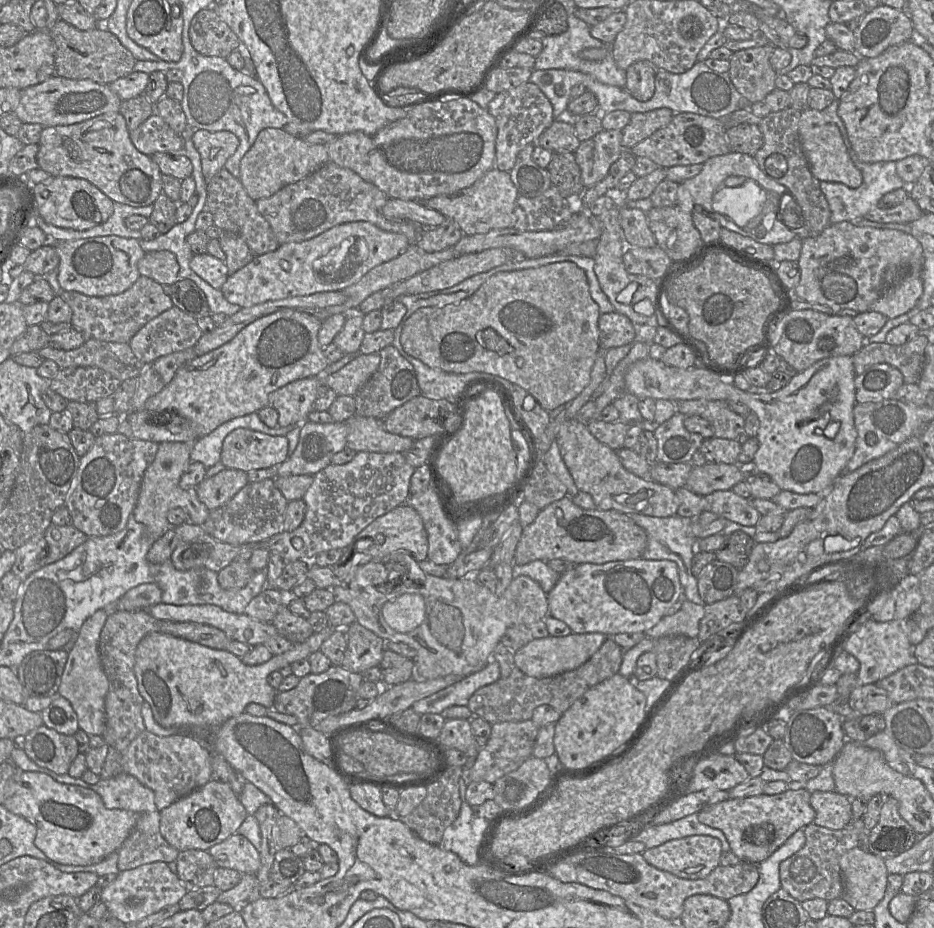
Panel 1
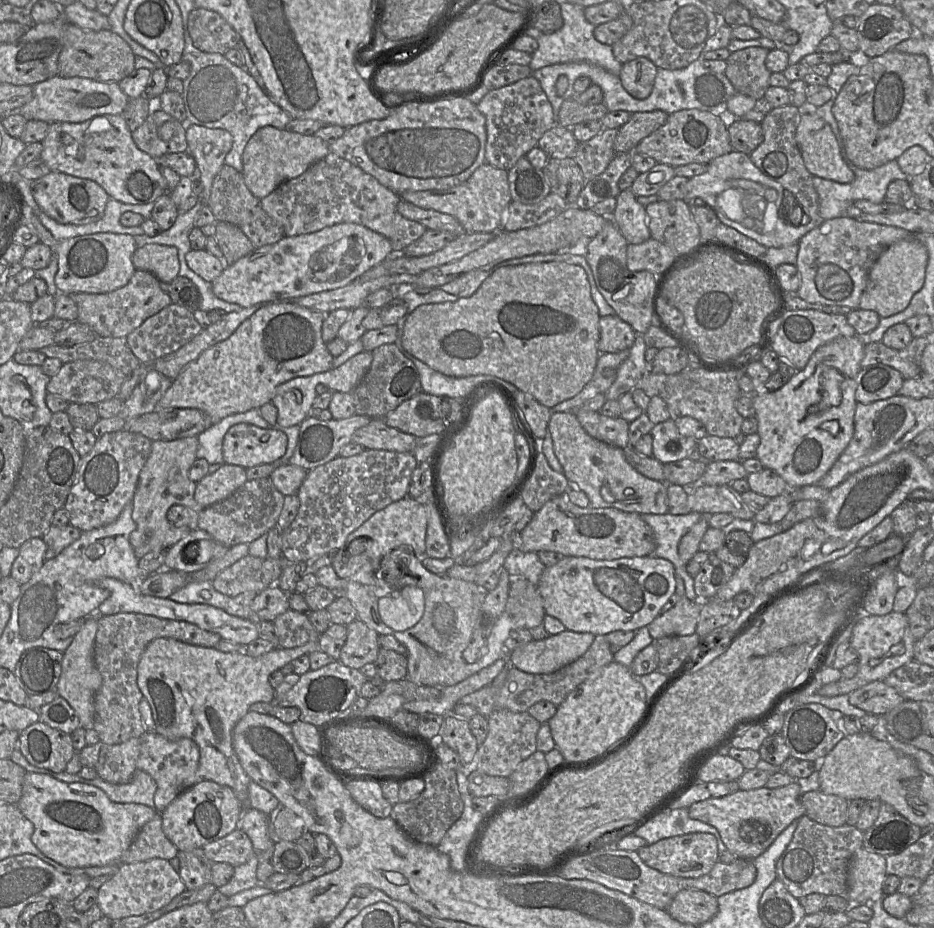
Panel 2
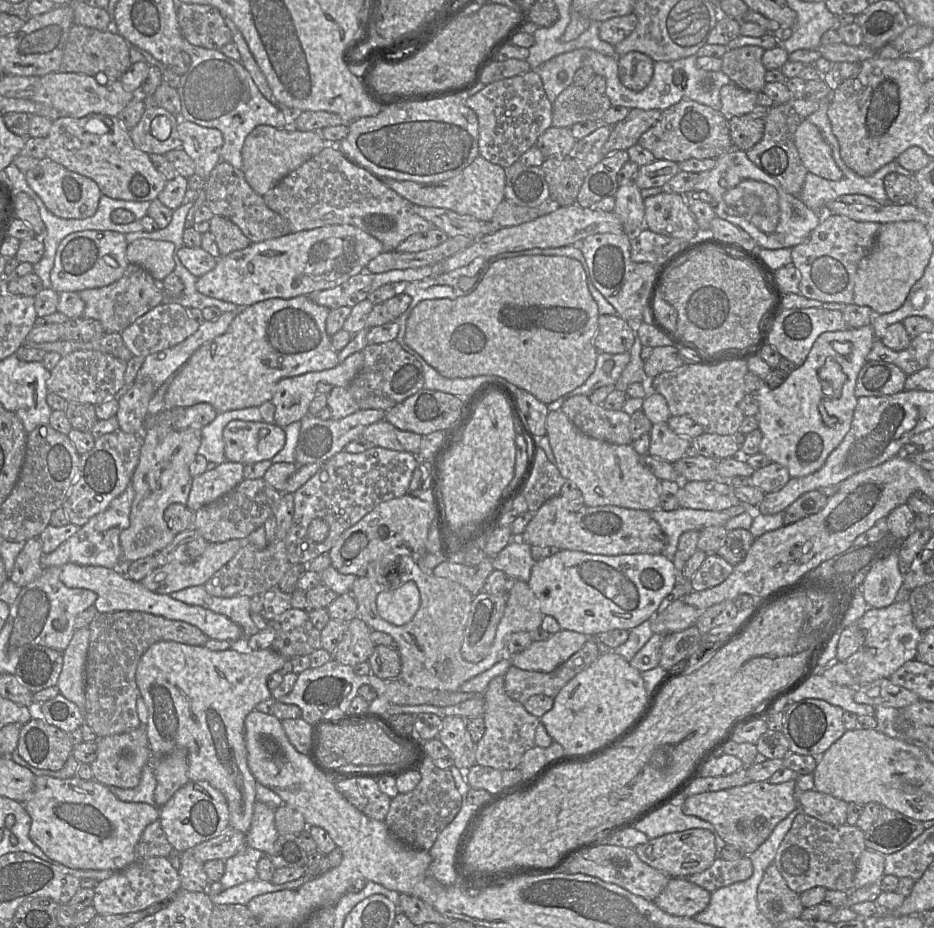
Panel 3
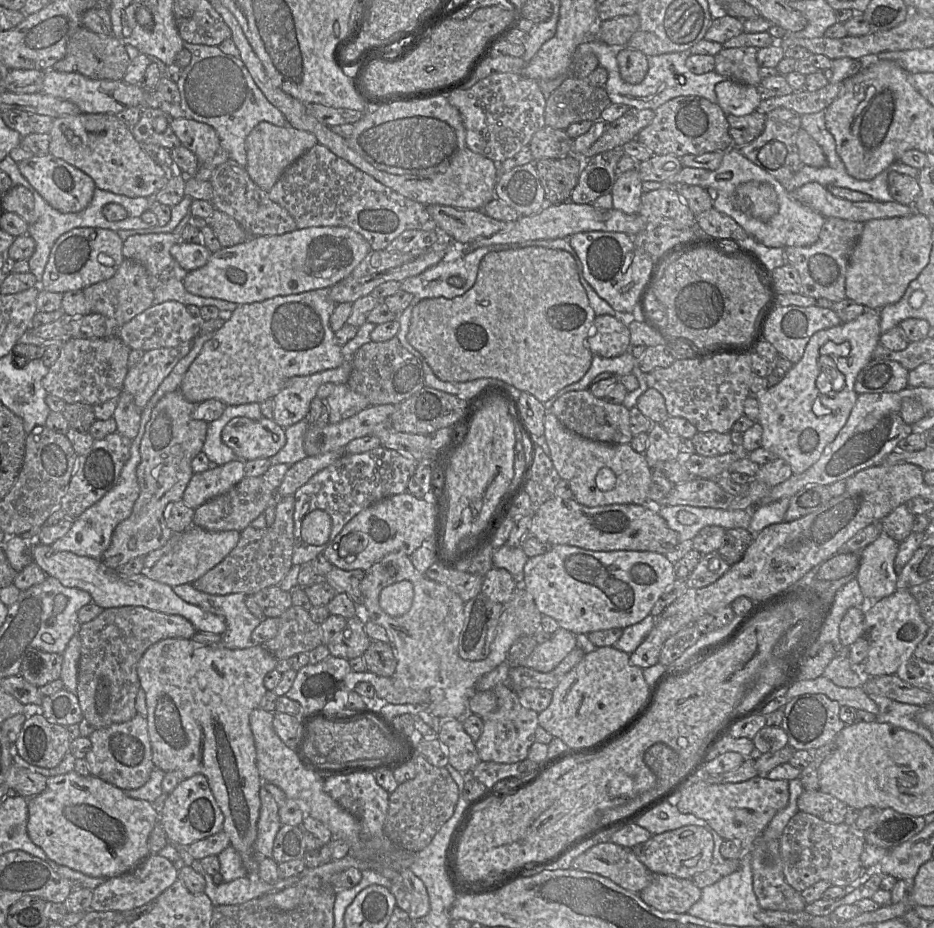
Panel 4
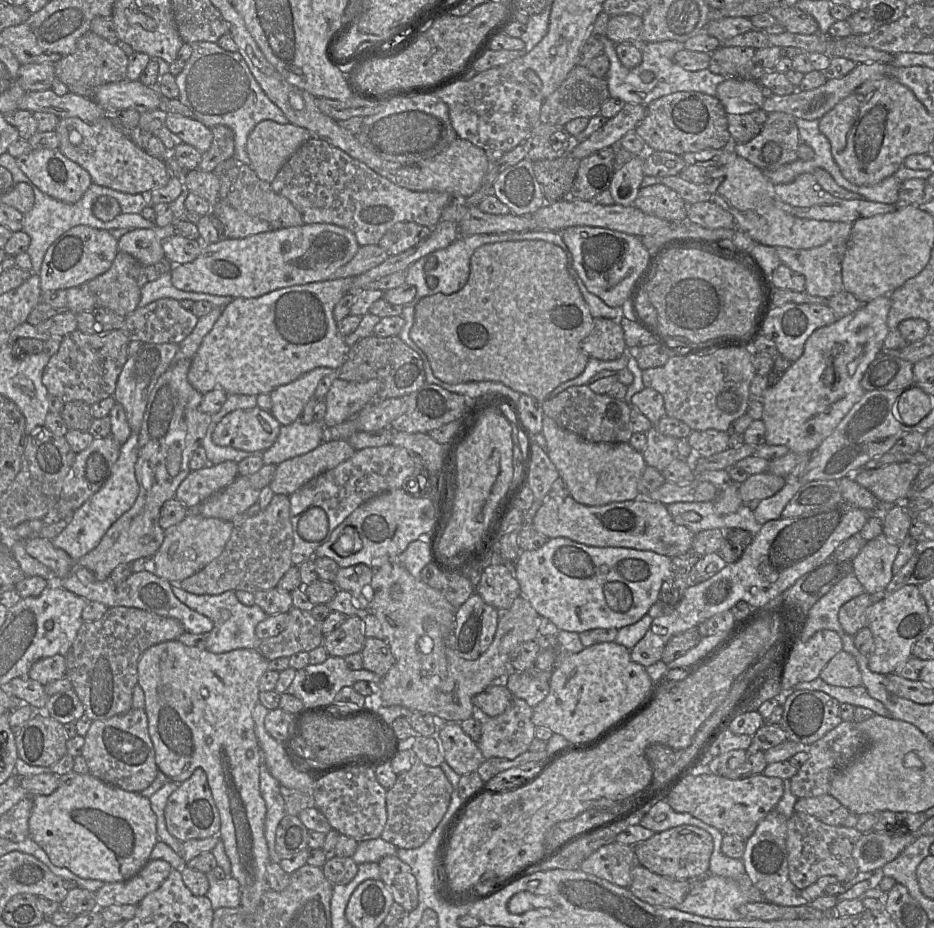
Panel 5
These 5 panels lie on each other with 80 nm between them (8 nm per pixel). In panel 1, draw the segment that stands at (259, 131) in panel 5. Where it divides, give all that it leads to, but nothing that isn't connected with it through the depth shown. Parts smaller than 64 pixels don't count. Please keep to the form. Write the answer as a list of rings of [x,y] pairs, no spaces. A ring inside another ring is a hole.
[[[266,128],[259,132],[254,144],[240,162],[240,182],[255,201],[269,198],[286,185],[298,182],[312,174],[329,160],[325,145],[309,144],[282,128]]]

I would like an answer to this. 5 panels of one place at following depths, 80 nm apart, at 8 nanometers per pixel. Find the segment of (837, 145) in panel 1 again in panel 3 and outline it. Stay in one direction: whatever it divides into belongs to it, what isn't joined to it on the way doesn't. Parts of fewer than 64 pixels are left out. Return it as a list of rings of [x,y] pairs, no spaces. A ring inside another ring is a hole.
[[[806,118],[802,119],[795,132],[795,145],[808,172],[831,181],[839,181],[843,177],[830,145],[819,128]]]

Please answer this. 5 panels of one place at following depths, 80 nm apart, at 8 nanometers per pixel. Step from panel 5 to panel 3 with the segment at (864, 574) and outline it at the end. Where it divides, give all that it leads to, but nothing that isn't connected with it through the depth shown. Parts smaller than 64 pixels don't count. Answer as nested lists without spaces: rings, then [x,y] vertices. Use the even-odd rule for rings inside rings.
[[[891,549],[871,563],[861,591],[870,607],[884,608],[895,602],[902,583],[903,575],[898,568],[898,549]]]

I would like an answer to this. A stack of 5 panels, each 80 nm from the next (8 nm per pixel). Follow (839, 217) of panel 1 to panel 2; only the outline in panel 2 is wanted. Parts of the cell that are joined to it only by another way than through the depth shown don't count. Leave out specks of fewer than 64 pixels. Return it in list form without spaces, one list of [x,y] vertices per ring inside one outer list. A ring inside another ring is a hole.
[[[833,92],[832,98],[827,103],[818,108],[811,109],[815,111],[817,116],[825,120],[830,125],[837,139],[841,156],[847,166],[854,172],[855,178],[851,183],[838,183],[817,176],[813,177],[813,185],[819,197],[819,214],[823,220],[846,216],[849,213],[849,208],[858,200],[868,200],[876,204],[885,202],[887,188],[892,181],[910,179],[910,177],[908,177],[907,174],[900,169],[897,159],[891,160],[888,163],[872,170],[861,169],[850,161],[846,154],[845,143],[839,131],[837,121],[832,113],[832,107],[834,105],[836,95],[837,94],[834,94]]]

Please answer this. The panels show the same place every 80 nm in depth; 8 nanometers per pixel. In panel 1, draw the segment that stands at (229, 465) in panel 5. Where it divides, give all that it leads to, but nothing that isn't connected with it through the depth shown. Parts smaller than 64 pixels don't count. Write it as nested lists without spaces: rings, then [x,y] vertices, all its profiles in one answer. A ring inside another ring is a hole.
[[[225,468],[212,477],[205,478],[197,487],[199,500],[212,511],[232,499],[249,483],[247,473]]]

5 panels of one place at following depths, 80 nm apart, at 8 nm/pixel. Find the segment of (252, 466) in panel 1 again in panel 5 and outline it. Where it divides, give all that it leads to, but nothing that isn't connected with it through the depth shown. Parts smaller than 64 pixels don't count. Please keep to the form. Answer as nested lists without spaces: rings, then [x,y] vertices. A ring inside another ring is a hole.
[[[258,406],[234,410],[216,425],[212,440],[219,446],[231,446],[251,454],[262,454],[276,441],[281,424],[269,411]]]

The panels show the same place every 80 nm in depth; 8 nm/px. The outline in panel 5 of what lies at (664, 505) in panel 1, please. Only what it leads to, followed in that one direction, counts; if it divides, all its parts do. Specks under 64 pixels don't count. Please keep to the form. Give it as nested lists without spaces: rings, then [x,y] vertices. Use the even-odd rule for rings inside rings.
[[[543,417],[542,434],[546,439],[546,453],[565,482],[569,495],[578,503],[603,506],[640,497],[638,481],[647,466],[643,454],[627,443],[589,442],[561,427],[552,418]]]

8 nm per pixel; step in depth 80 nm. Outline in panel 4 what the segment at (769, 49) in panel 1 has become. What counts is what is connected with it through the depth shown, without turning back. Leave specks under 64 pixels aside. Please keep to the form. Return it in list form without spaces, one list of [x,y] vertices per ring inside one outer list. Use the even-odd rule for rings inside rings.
[[[756,47],[724,48],[715,56],[714,71],[729,80],[759,87],[759,64]]]

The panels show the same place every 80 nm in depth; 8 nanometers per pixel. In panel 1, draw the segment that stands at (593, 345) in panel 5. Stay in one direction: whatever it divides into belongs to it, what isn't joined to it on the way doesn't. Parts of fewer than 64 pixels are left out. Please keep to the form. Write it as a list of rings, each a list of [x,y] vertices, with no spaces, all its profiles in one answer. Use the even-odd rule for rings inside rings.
[[[617,311],[600,315],[599,336],[602,350],[632,344],[637,339],[631,320]]]

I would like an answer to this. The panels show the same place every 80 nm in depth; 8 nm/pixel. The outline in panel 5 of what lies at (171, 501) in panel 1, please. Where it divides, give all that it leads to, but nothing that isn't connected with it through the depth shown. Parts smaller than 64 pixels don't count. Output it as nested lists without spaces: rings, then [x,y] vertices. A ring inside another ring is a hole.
[[[192,359],[171,362],[152,389],[138,440],[135,475],[139,493],[133,506],[106,531],[99,544],[75,561],[90,570],[96,579],[105,580],[120,564],[140,558],[152,558],[163,543],[165,530],[159,524],[162,505],[174,498],[177,488],[190,473],[189,463],[194,451],[202,445],[211,415],[200,410],[203,394],[188,381]]]

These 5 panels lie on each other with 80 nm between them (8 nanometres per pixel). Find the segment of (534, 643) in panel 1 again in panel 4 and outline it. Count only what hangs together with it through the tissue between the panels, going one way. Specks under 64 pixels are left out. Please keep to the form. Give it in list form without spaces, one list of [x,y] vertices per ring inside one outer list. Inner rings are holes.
[[[558,629],[548,641],[536,645],[523,661],[523,666],[542,673],[549,672],[576,647],[576,635],[568,630]]]

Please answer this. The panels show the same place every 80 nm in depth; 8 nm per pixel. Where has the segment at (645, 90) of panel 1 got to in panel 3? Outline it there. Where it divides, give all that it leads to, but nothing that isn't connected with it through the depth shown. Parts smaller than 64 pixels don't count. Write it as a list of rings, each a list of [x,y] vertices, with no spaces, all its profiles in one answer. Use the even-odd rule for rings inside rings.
[[[629,52],[618,57],[618,73],[621,83],[633,91],[641,91],[650,83],[654,61],[641,52]]]

